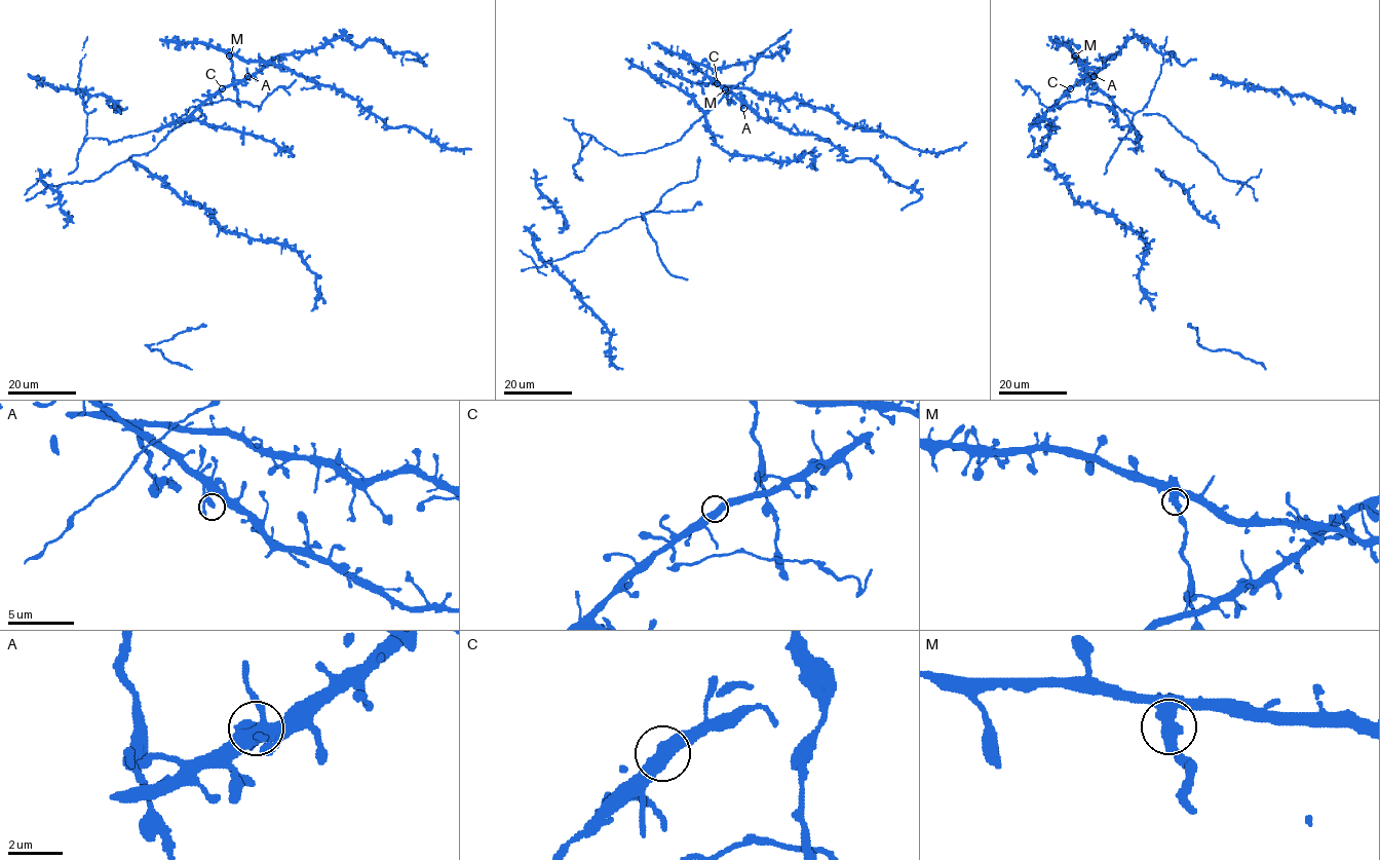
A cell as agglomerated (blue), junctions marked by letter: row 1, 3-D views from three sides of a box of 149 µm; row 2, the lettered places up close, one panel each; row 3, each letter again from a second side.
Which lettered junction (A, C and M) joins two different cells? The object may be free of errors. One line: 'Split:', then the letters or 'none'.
Split: M

